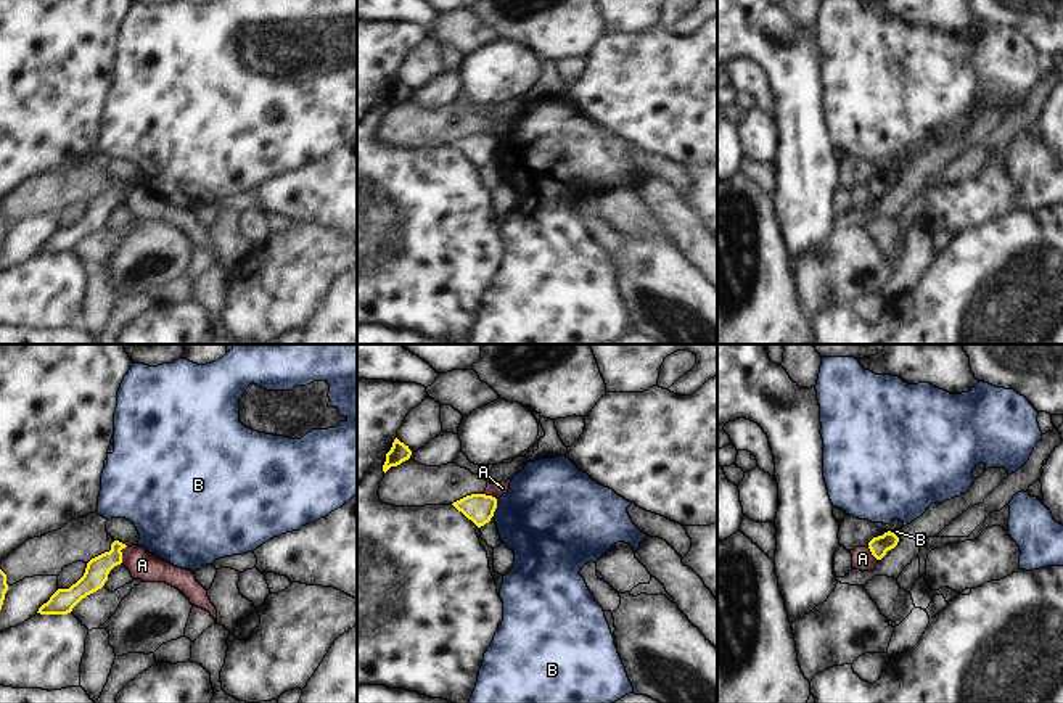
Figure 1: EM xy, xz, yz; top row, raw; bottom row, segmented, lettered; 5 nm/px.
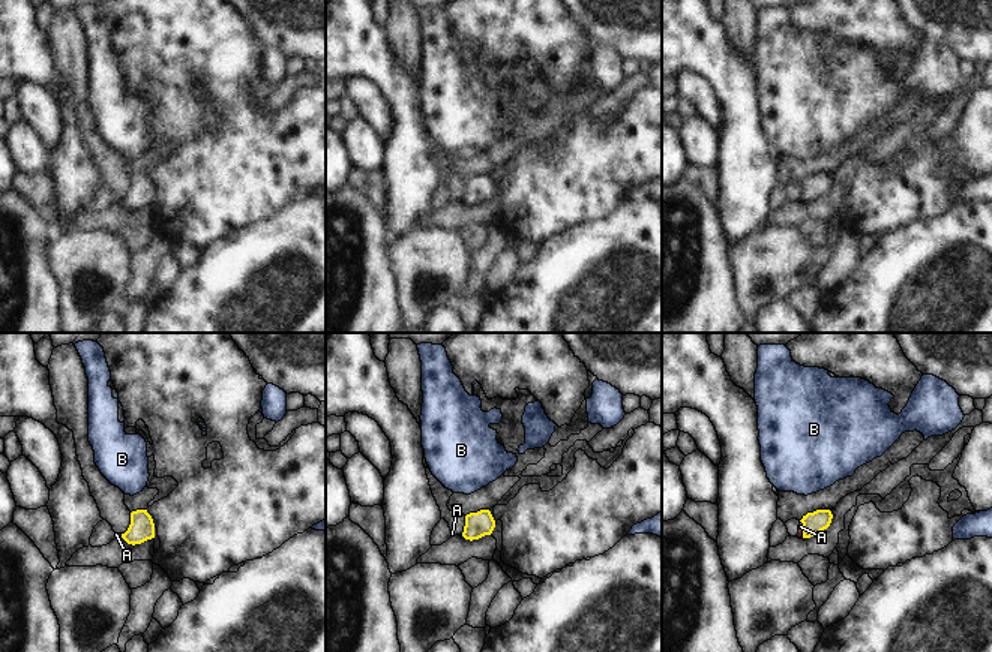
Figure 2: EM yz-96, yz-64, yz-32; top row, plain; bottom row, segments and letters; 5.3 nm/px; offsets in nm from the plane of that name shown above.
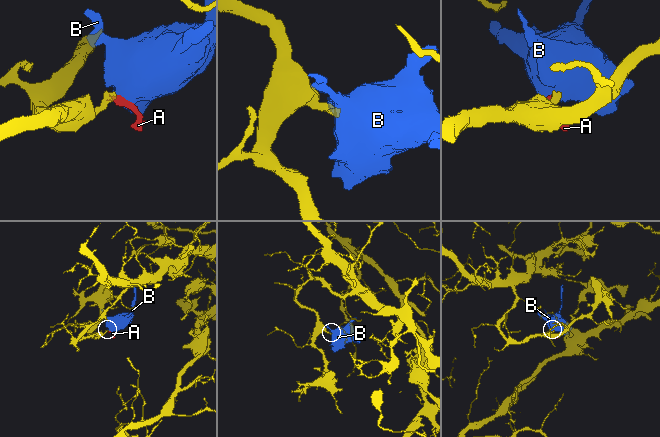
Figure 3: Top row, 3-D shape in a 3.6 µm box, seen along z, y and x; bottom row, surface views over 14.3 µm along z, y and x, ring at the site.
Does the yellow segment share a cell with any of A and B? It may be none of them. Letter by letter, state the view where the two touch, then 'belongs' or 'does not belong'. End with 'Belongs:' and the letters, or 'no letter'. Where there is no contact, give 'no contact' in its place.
A: contact in xy; does not belong
B: contact in xz; does not belong
Belongs: no letter

